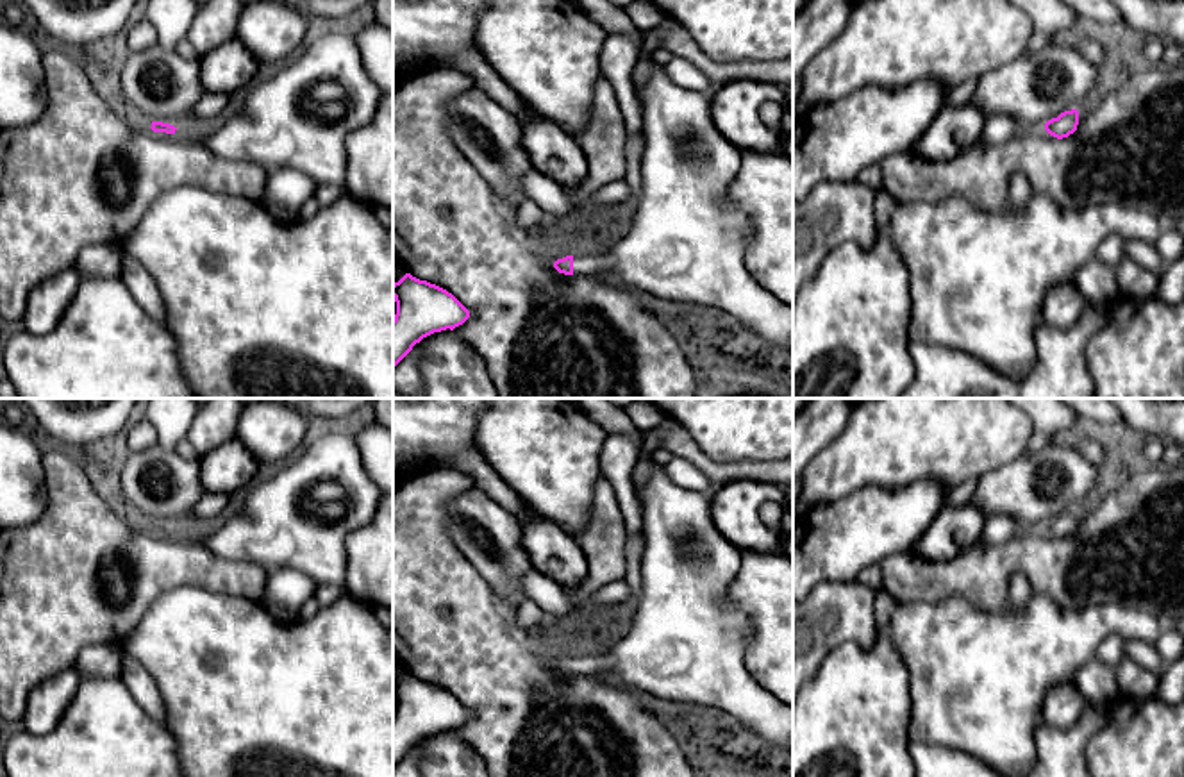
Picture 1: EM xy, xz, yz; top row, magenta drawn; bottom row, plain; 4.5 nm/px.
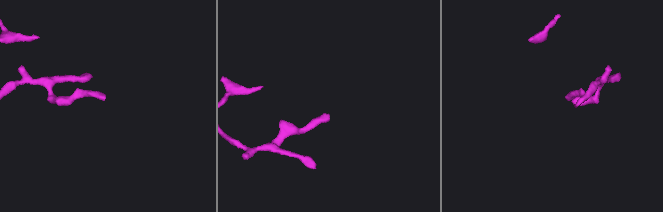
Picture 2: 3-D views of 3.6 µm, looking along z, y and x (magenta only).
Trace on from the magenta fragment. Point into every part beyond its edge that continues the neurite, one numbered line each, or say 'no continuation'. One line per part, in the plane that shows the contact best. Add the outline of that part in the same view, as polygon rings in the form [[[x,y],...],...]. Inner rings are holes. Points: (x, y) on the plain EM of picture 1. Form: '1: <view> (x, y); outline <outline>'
1: xz (686, 645); outline [[[641,454],[639,461],[652,466],[648,480],[639,495],[643,511],[643,554],[641,595],[632,604],[632,625],[629,632],[605,652],[584,652],[573,656],[573,673],[607,675],[636,688],[643,697],[650,695],[666,702],[682,702],[718,709],[734,716],[764,741],[793,748],[793,707],[770,693],[748,670],[748,614],[723,600],[741,566],[741,550],[736,548],[714,525],[709,491],[695,491],[677,486],[666,468]]]

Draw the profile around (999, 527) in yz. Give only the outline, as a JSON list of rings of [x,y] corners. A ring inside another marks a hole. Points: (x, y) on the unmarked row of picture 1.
[[[993,514],[988,518],[977,543],[982,545],[1004,543],[1009,538],[1016,536],[1018,532],[1021,532],[1021,529],[1011,516]]]

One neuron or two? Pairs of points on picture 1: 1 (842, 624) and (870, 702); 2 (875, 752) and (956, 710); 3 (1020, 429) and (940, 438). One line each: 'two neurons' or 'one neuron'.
1: two neurons
2: two neurons
3: one neuron

